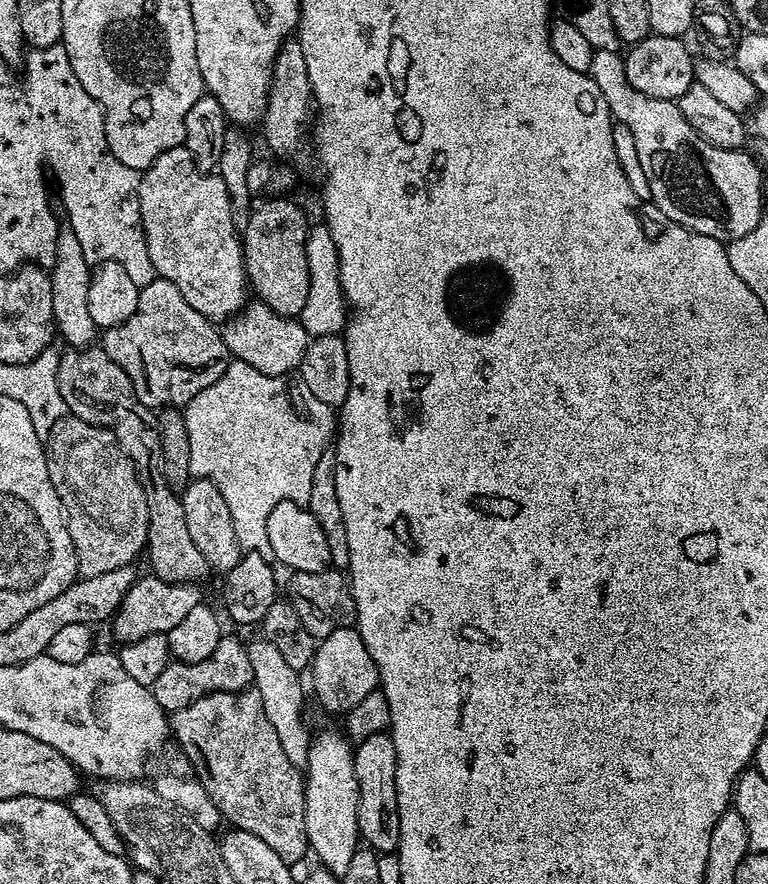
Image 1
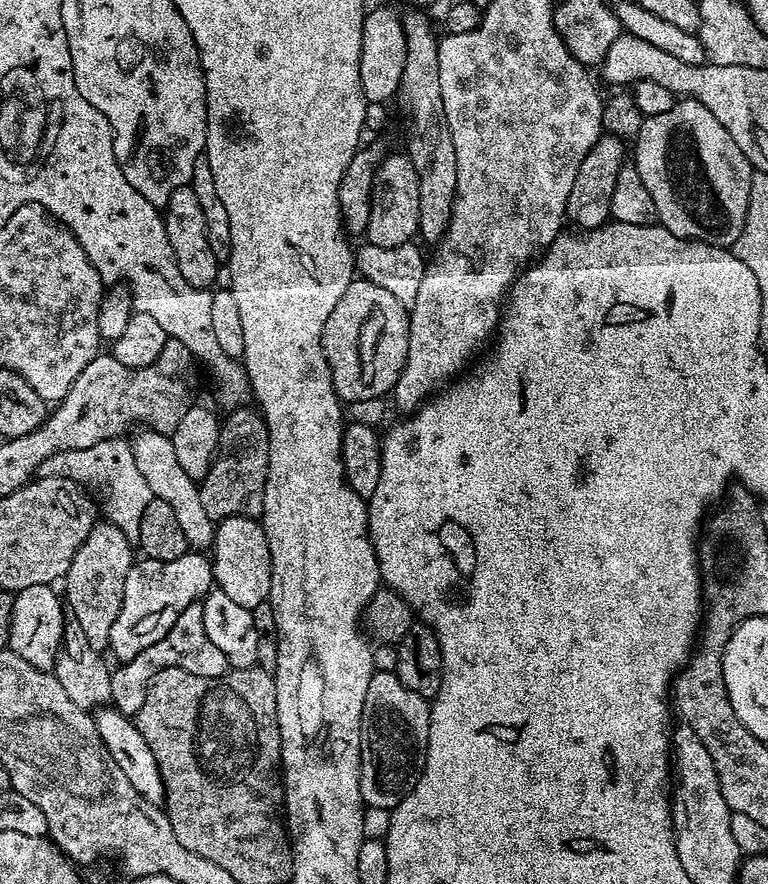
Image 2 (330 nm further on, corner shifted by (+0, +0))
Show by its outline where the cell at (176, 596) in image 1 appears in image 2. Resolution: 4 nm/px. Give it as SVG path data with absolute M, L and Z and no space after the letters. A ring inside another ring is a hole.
M241 406L231 409L228 417L223 417L220 426L220 441L216 447L216 456L212 459L210 470L199 481L202 507L214 522L219 522L231 516L250 516L260 518L264 515L264 491L268 477L268 463L270 462L270 442L268 441L268 427L264 417L255 407Z

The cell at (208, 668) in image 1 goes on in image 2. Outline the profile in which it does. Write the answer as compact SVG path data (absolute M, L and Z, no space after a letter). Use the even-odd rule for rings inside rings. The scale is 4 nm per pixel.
M200 602L186 606L186 610L178 614L178 622L174 622L170 630L166 630L166 638L158 638L158 642L154 642L154 646L146 646L142 654L117 663L111 669L111 707L116 708L123 716L135 717L136 712L142 710L148 685L159 672L167 668L181 668L202 678L218 678L229 671L226 654L222 654L222 650L218 650L218 646L214 646L214 642L210 642L210 637L206 634L206 625L202 622L202 608L203 603Z

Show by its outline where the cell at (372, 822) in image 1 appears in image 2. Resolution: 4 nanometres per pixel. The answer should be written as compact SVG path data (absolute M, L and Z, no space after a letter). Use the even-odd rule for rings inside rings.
M373 671L360 719L360 793L369 809L397 808L412 793L428 751L429 701L406 690L395 671Z

